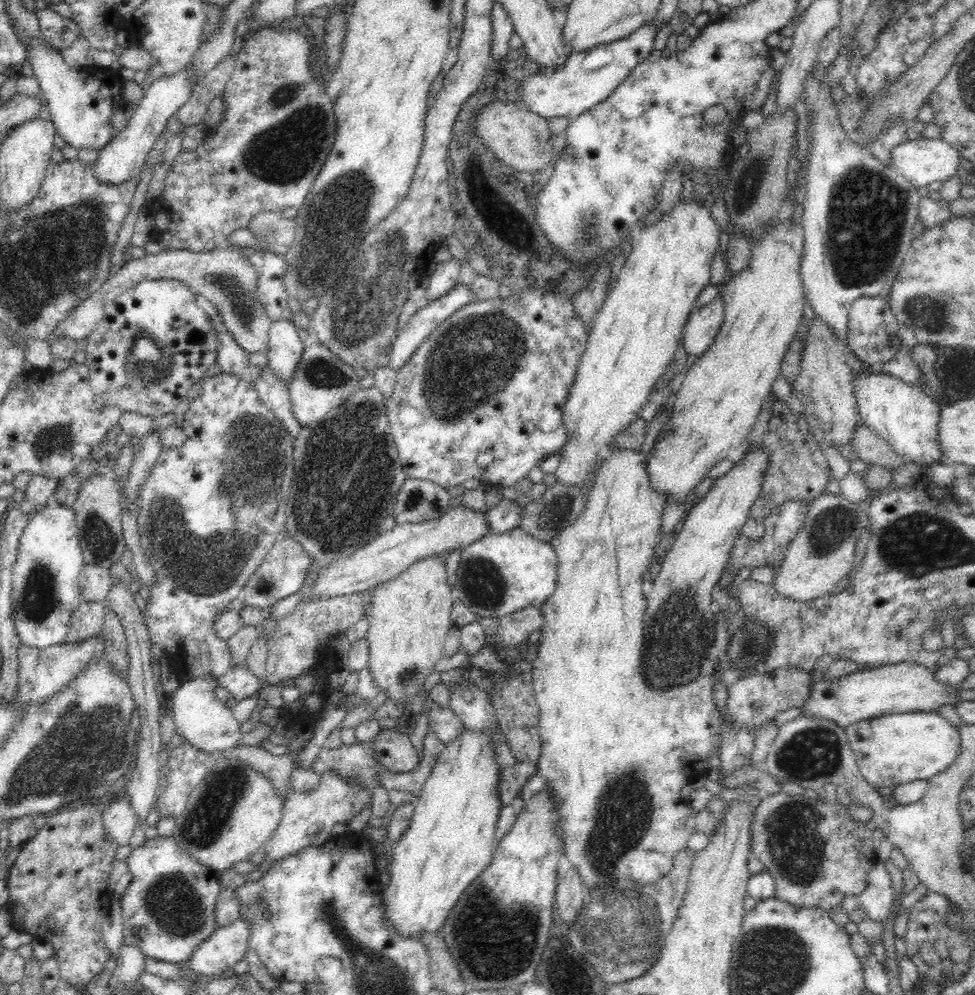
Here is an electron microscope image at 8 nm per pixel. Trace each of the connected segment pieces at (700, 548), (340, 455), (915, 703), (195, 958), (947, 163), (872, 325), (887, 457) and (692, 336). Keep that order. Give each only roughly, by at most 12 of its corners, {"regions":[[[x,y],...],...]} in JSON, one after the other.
{"regions":[[[760,447],[694,504],[645,594],[641,673],[690,684],[710,595],[760,496]],[[261,367],[295,438],[283,531],[312,559],[262,610],[292,614],[321,571],[396,526],[407,476],[386,401],[351,392],[303,426]],[[920,664],[816,674],[799,716],[846,728],[934,711],[957,686]],[[247,920],[216,927],[188,957],[194,974],[230,973],[249,948]],[[920,137],[892,148],[889,164],[922,188],[956,174],[958,150]],[[886,299],[848,311],[847,346],[877,372],[901,347]],[[853,426],[849,444],[857,458],[893,470],[905,462],[882,437]],[[720,296],[692,310],[683,326],[694,359],[715,339],[724,318]]]}

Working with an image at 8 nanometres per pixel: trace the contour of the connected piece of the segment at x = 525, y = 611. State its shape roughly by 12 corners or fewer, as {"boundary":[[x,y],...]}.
{"boundary":[[542,608],[501,618],[496,639],[516,646],[543,626]]}

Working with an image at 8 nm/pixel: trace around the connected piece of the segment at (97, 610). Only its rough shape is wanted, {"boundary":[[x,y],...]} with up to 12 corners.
{"boundary":[[81,599],[72,611],[64,643],[80,642],[103,630],[104,601]]}

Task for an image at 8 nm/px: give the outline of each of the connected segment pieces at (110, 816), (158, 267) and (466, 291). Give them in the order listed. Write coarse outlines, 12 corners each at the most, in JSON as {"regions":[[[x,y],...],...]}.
{"regions":[[[125,797],[111,799],[102,815],[104,838],[128,845],[137,824]],[[228,241],[146,253],[70,312],[85,339],[105,306],[144,279],[183,280],[246,354],[265,353],[272,319],[258,269]],[[458,283],[423,304],[392,341],[397,370],[444,320],[475,301]]]}

